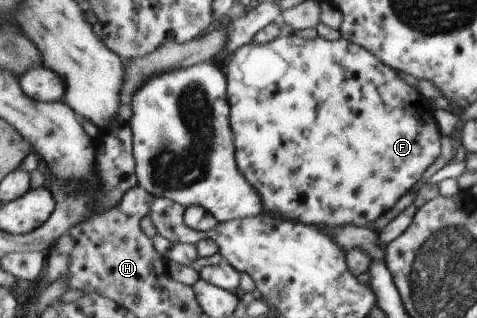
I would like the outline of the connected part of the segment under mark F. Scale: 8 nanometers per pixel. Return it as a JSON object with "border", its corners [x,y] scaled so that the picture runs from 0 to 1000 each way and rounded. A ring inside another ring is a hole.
{"border":[[[614,107],[581,116],[562,135],[522,135],[486,170],[474,195],[478,245],[478,311],[484,333],[482,371],[495,425],[495,500],[514,560],[545,604],[556,673],[589,689],[633,698],[662,714],[784,714],[786,698],[822,664],[828,645],[887,560],[891,535],[920,491],[920,421],[908,377],[908,321],[878,296],[866,267],[845,258],[834,226],[811,208],[790,173],[765,148],[732,132],[727,123],[706,129],[671,116],[639,123]]]}

